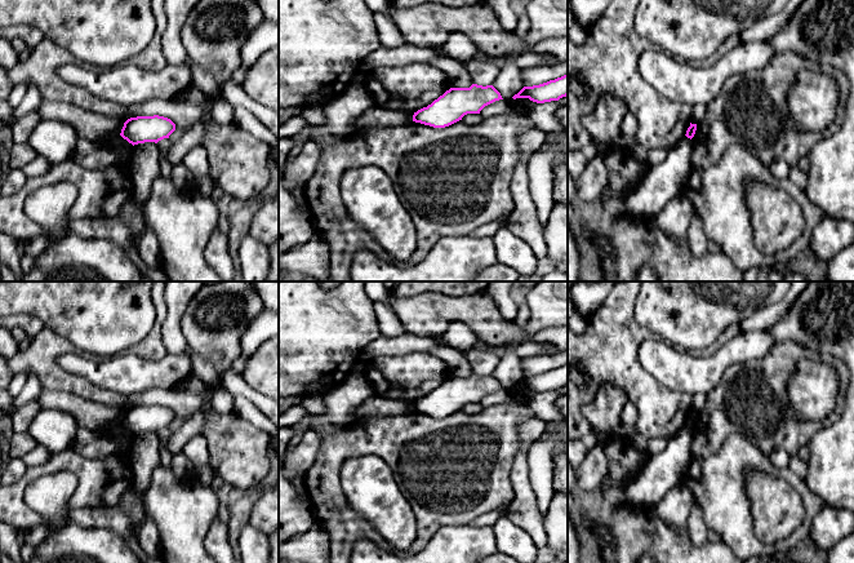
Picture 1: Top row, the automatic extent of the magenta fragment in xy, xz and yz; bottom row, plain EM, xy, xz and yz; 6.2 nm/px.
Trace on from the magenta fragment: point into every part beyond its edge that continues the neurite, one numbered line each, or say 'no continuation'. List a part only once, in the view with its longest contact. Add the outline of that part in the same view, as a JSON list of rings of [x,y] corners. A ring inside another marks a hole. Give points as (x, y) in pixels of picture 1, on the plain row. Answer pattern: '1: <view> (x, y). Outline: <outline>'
no continuation

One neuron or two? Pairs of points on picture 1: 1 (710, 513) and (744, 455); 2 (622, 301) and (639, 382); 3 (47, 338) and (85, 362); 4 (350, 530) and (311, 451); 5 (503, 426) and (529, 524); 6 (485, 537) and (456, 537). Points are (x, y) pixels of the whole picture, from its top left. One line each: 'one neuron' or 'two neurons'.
1: one neuron
2: one neuron
3: two neurons
4: two neurons
5: two neurons
6: one neuron

